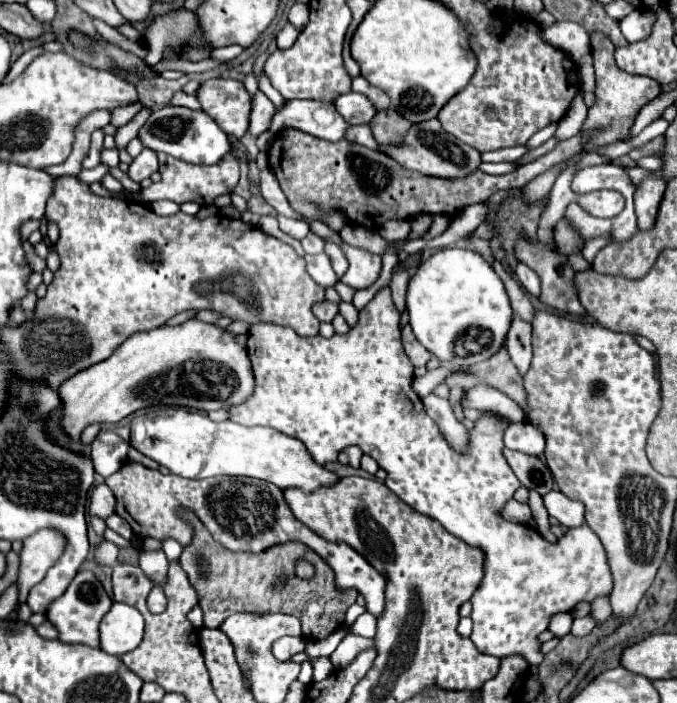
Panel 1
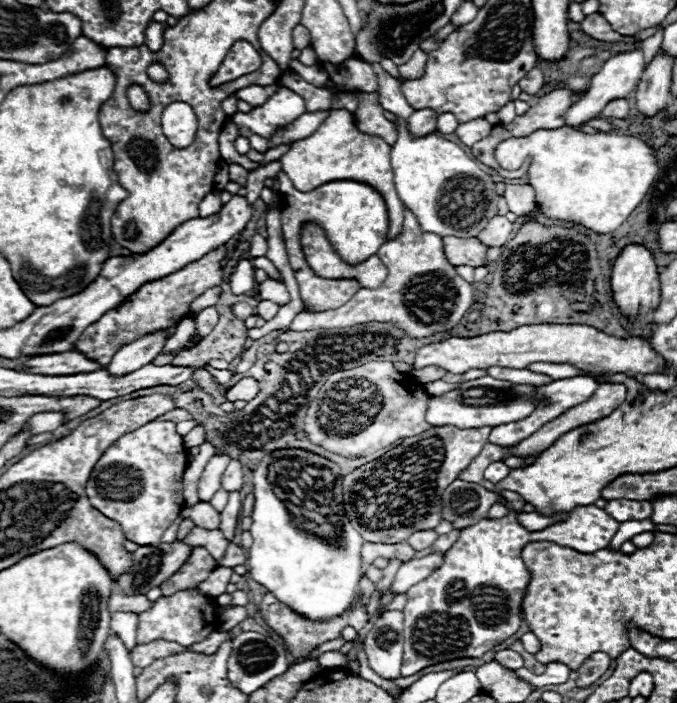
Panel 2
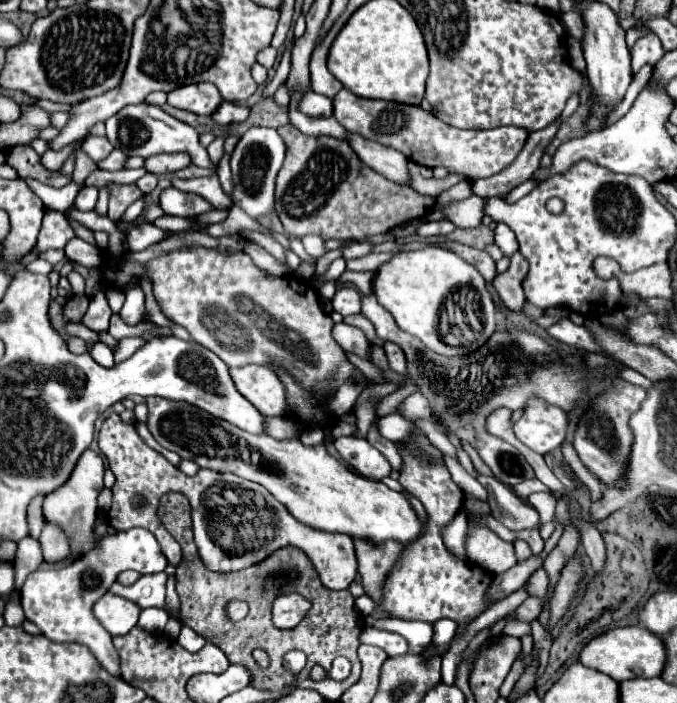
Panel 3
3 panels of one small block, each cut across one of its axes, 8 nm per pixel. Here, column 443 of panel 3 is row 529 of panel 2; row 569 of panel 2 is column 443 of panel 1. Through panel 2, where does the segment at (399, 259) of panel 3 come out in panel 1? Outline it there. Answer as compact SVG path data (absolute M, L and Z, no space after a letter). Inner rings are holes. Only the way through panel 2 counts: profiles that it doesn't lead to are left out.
M460 246L440 248L422 260L422 264L410 276L406 288L406 308L418 342L442 362L454 362L456 366L472 366L474 362L482 362L494 356L500 350L514 316L504 284L492 266L478 252ZM454 342L456 350L474 350L474 354L454 354Z

